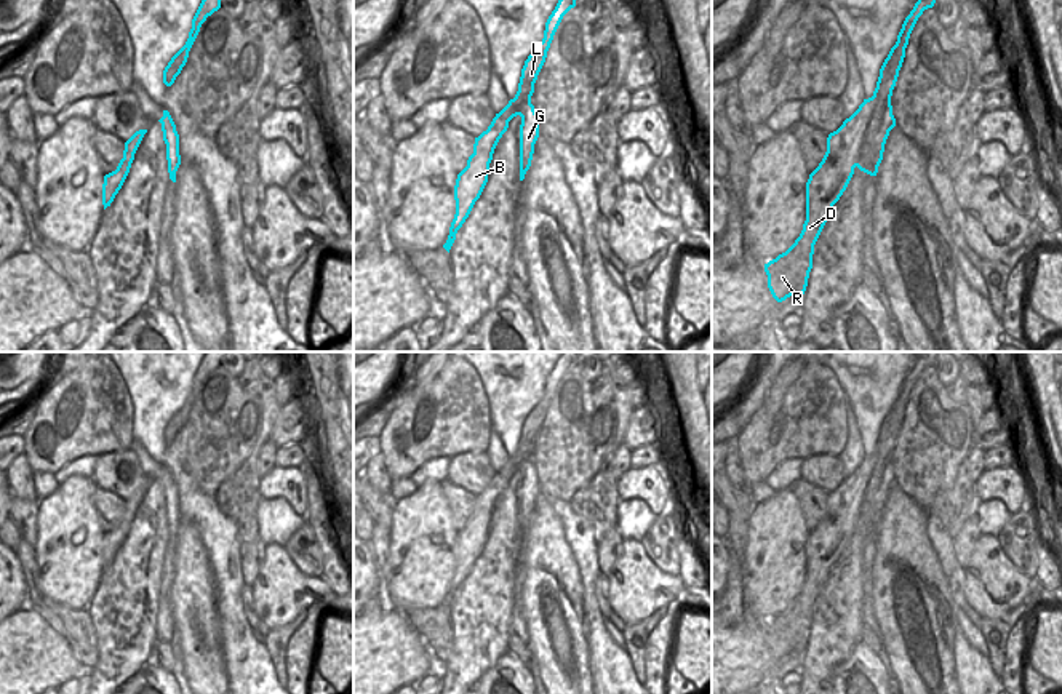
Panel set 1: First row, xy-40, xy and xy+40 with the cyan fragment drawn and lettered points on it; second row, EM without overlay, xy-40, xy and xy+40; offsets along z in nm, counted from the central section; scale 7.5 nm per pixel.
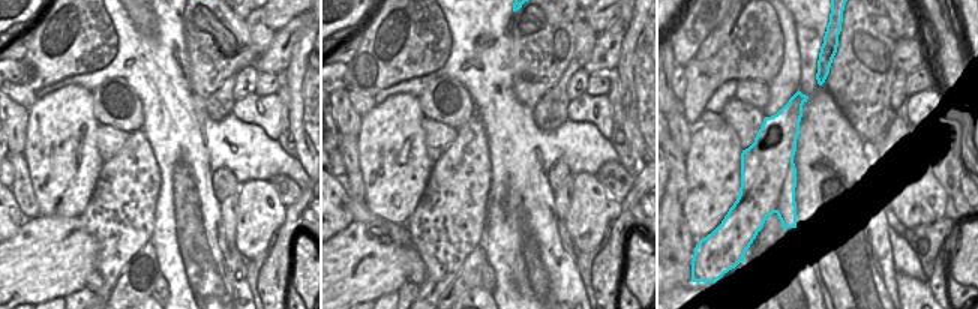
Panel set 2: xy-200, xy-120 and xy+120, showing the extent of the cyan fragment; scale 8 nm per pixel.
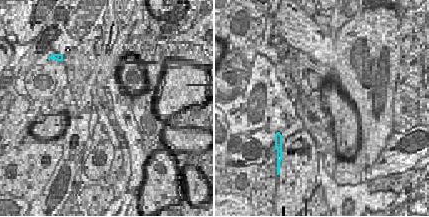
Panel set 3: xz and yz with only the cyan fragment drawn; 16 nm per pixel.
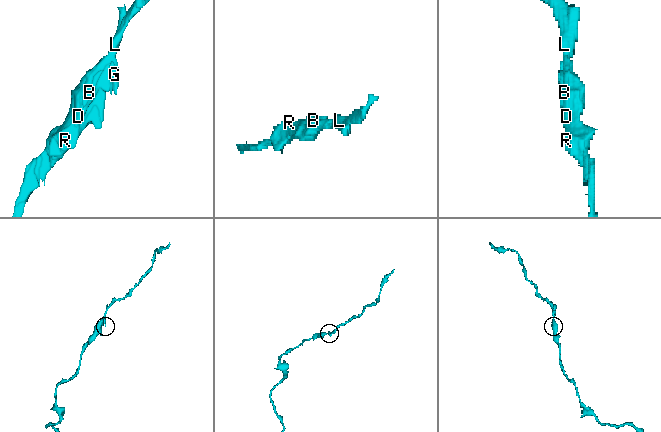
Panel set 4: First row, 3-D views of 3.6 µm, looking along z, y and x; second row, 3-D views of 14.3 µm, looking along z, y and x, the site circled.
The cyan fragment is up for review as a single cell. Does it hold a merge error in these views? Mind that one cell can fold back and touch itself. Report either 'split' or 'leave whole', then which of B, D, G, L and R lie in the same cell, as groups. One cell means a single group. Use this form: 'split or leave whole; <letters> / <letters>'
leave whole; B D G L R

